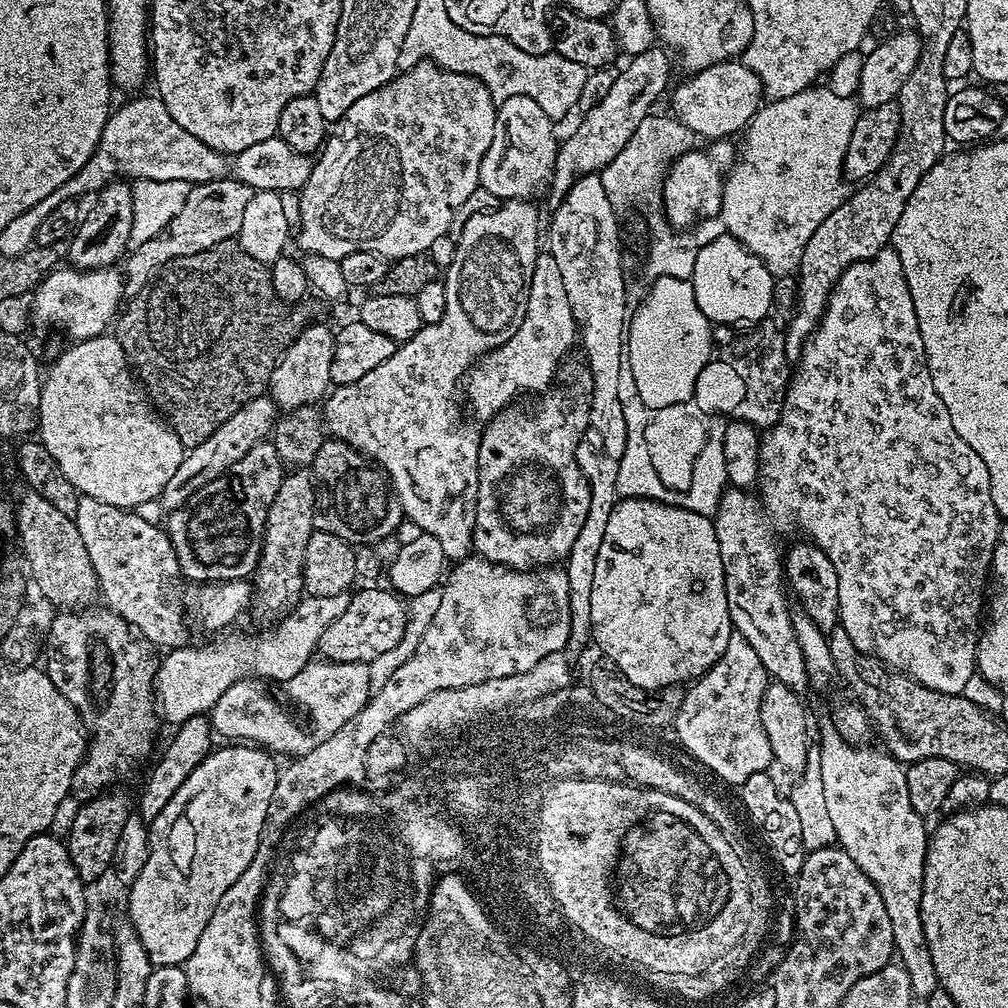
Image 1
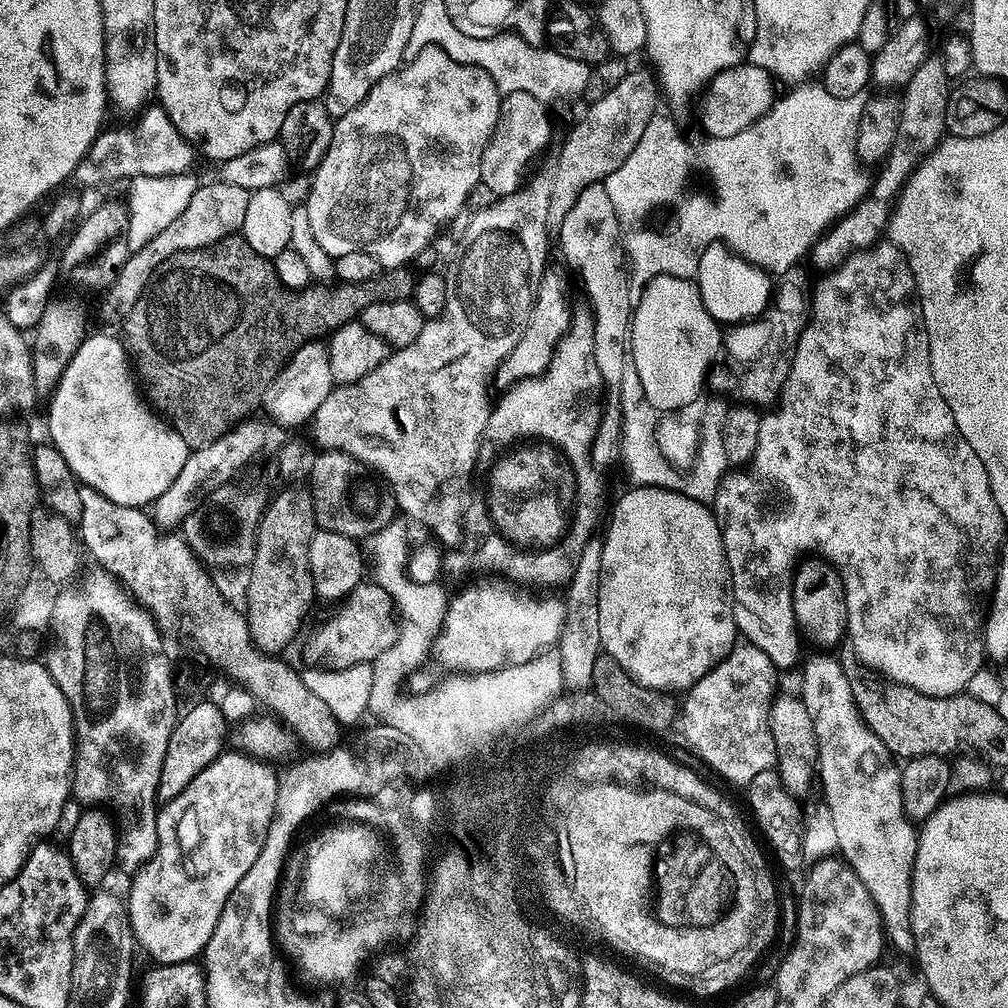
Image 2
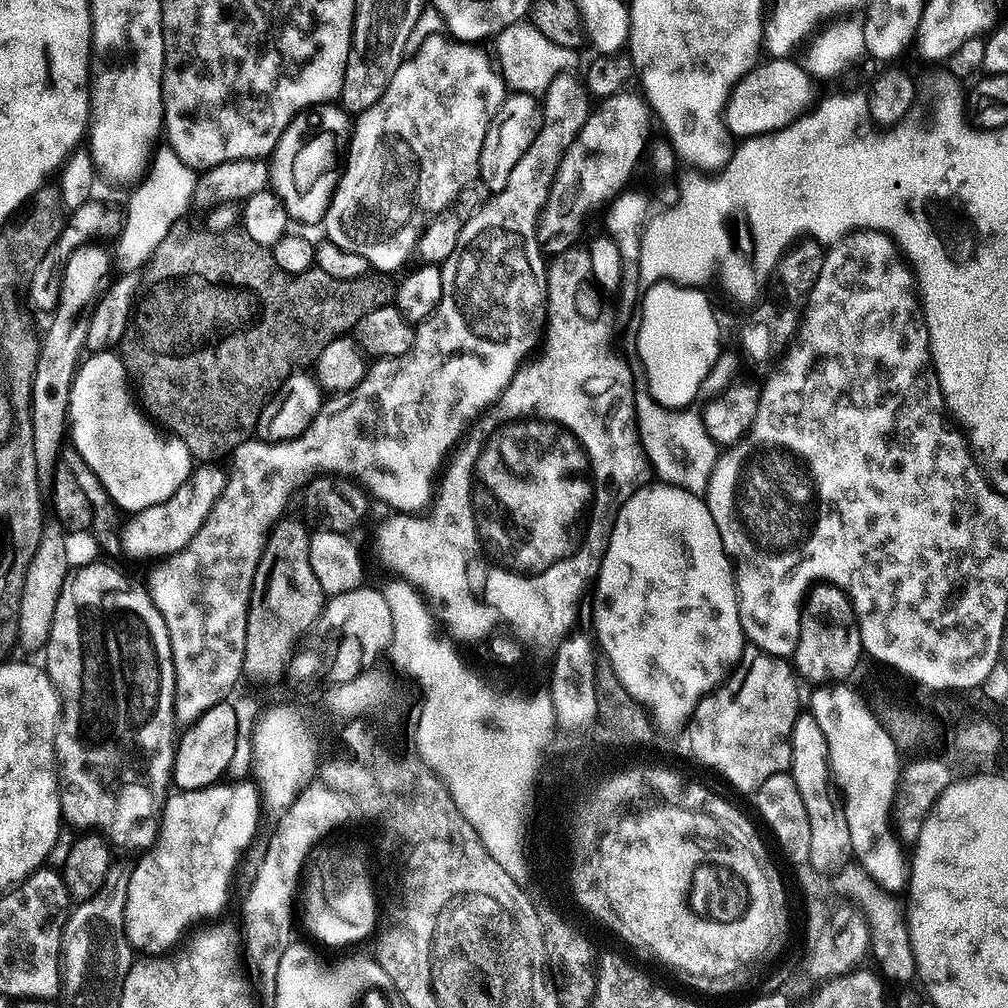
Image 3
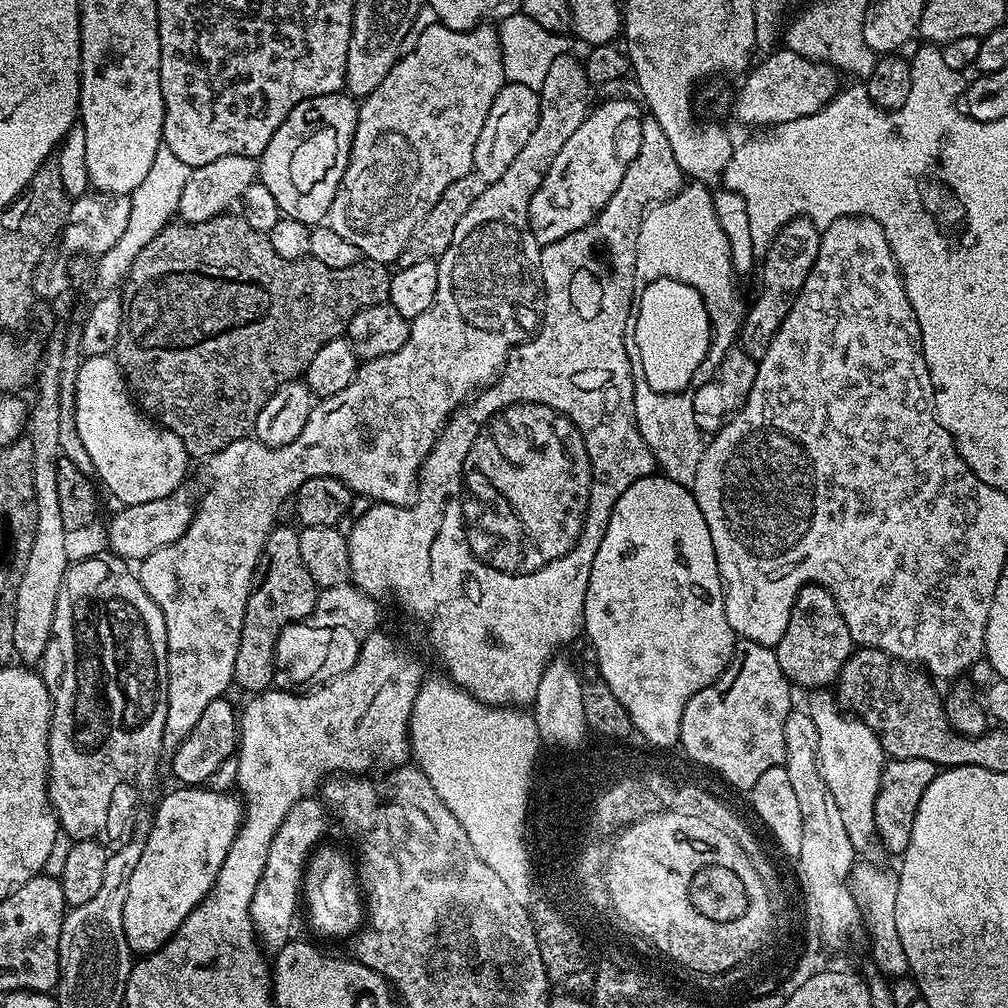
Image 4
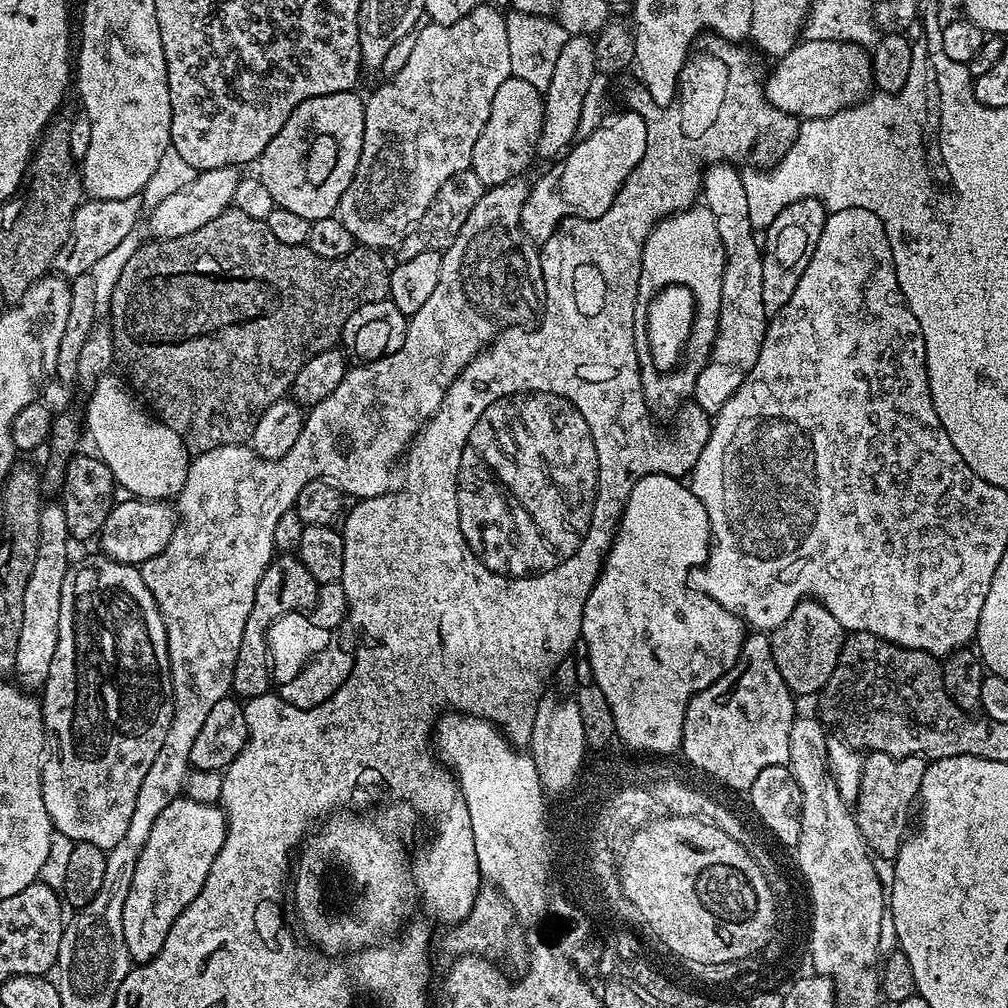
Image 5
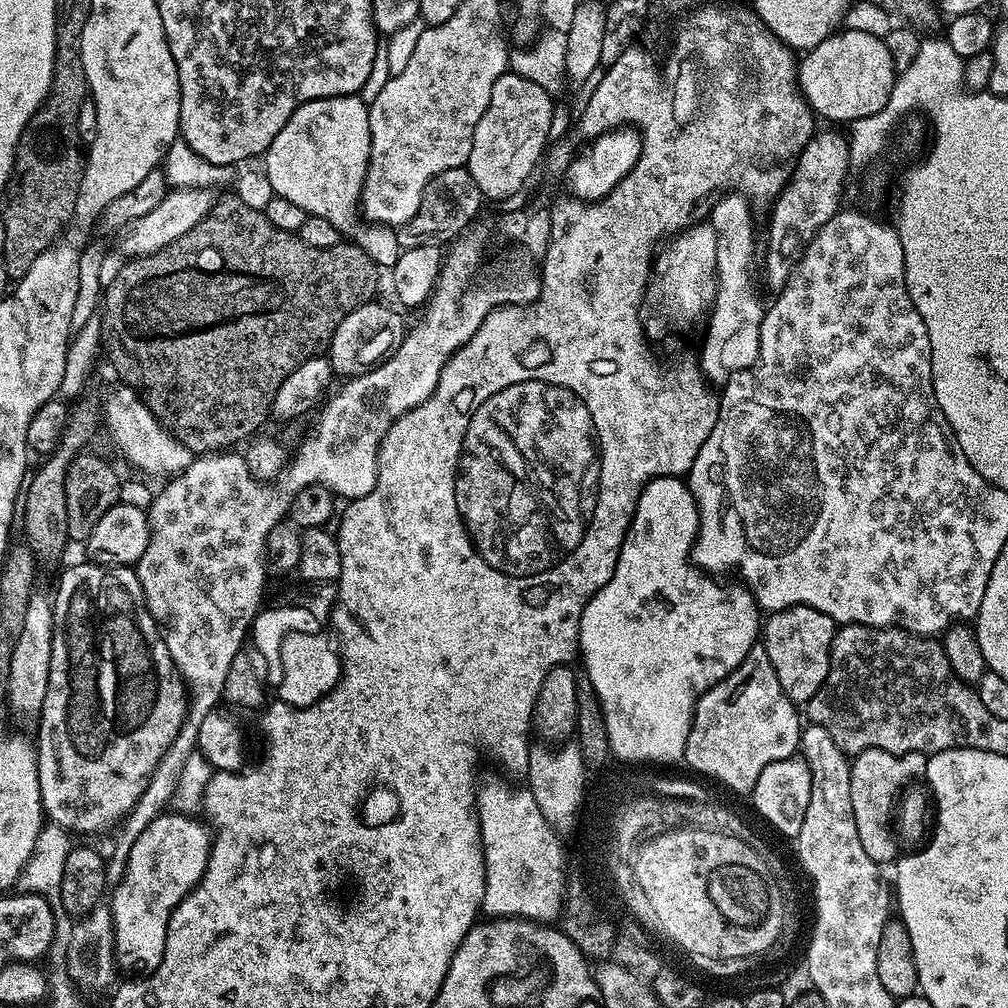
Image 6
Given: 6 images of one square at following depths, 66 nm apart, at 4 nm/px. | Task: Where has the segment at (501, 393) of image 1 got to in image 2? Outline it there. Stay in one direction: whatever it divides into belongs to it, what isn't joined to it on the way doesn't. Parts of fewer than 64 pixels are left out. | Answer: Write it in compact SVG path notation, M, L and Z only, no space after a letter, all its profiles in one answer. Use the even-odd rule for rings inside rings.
M545 271L544 275L539 277L538 283L534 288L534 299L532 301L532 313L528 319L528 324L524 328L522 338L514 350L506 359L500 361L500 367L496 370L495 379L508 380L515 382L525 378L540 375L552 357L552 351L556 348L557 341L567 333L570 327L568 320L568 306L564 302L564 294L561 289L564 286L564 276L560 272Z

